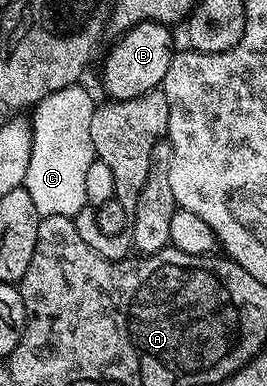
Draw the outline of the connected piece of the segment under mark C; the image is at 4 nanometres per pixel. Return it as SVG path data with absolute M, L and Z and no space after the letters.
M80 84L50 93L33 107L32 155L29 157L25 187L39 217L74 217L85 207L85 176L95 160L91 122L96 100Z

